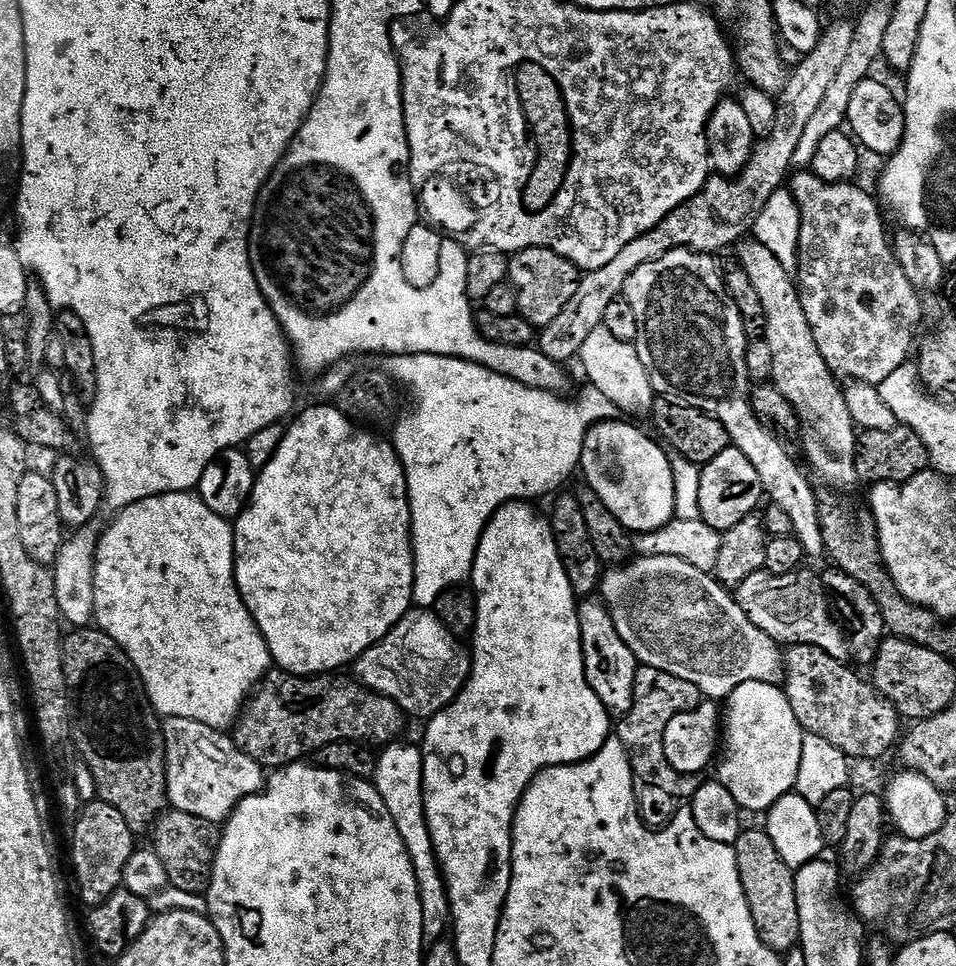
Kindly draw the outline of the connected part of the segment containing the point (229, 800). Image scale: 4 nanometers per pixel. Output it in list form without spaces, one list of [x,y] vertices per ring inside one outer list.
[[[177,716],[167,717],[163,724],[168,727],[168,737],[162,740],[168,748],[166,766],[176,766],[174,776],[178,776],[182,768],[182,778],[194,780],[196,778],[196,817],[197,821],[220,820],[225,821],[235,811],[246,797],[252,796],[258,790],[256,781],[258,772],[255,767],[235,768],[226,757],[211,744],[208,736],[197,734],[196,728],[200,723],[197,720],[187,720]]]

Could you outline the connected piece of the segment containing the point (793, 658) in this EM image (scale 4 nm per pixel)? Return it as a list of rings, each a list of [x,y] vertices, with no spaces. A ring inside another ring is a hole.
[[[808,642],[790,647],[786,646],[783,653],[786,672],[784,689],[794,715],[796,715],[804,732],[825,737],[827,742],[834,745],[836,749],[840,749],[852,760],[871,752],[885,756],[890,752],[891,747],[892,749],[895,747],[902,732],[902,727],[900,728],[902,717],[890,698],[881,697],[877,699],[876,704],[871,704],[872,700],[868,694],[868,692],[870,693],[870,686],[865,679],[863,681],[854,674],[853,670],[847,667],[848,664],[845,661],[835,660],[827,652],[816,649]],[[872,716],[877,717],[875,725]]]

